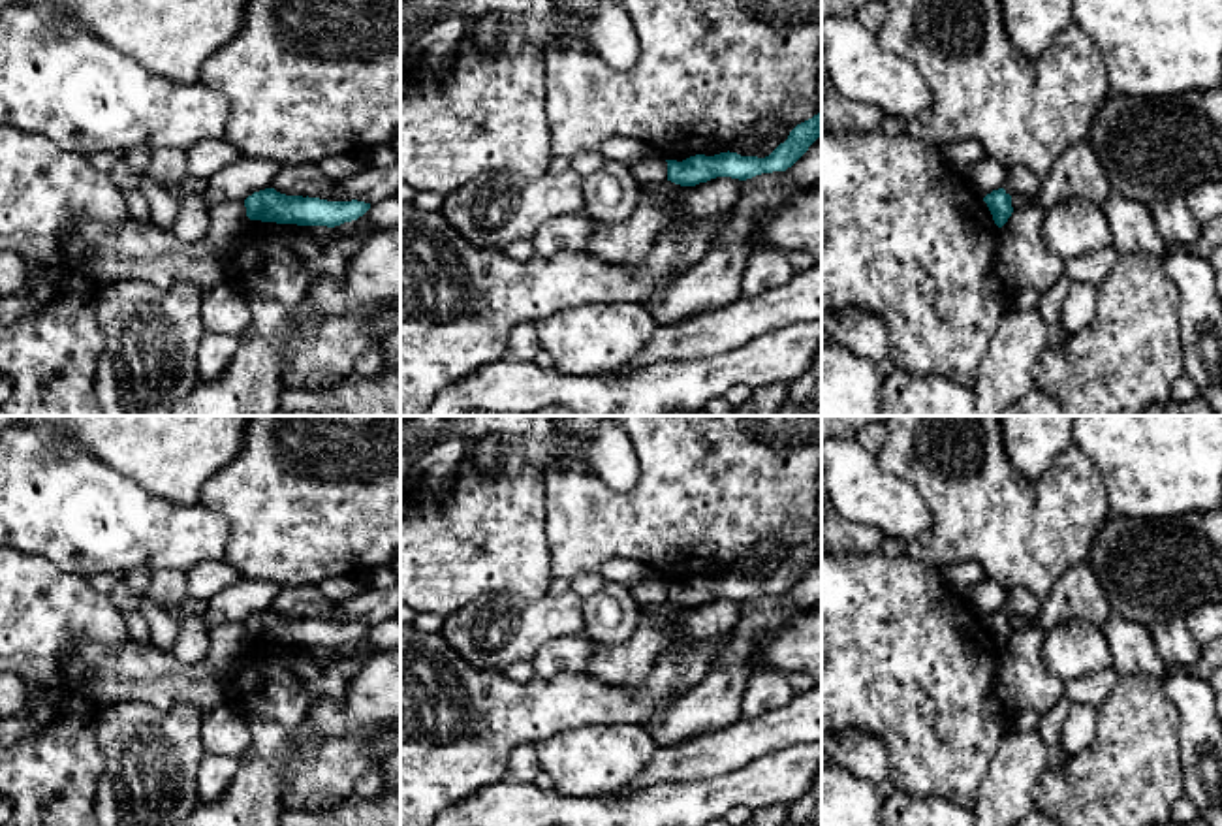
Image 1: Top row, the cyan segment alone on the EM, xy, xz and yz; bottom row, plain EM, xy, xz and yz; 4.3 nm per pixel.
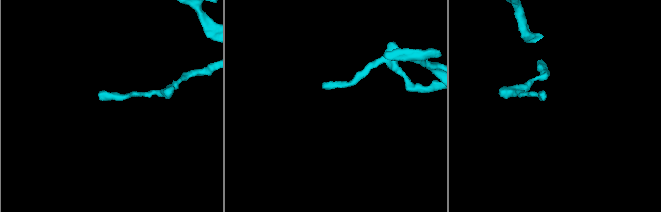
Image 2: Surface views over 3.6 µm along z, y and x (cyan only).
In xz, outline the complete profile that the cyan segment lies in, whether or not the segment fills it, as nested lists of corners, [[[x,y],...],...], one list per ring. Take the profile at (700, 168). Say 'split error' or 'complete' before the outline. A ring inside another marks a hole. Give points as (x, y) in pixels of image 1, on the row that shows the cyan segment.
complete; [[[822,111],[812,119],[797,124],[788,139],[780,143],[769,156],[741,156],[737,152],[720,152],[714,156],[696,154],[682,162],[667,162],[667,181],[681,186],[696,186],[716,177],[731,177],[739,181],[752,179],[761,173],[786,171],[808,147],[822,135]]]

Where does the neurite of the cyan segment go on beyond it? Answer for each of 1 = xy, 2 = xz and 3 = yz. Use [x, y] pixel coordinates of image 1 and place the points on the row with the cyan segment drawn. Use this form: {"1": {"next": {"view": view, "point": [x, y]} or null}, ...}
{"1": {"next": null}, "2": {"next": null}, "3": {"next": null}}

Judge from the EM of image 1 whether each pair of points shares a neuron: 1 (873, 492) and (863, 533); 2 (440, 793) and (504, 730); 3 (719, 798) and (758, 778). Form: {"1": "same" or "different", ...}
{"1": "different", "2": "same", "3": "same"}

